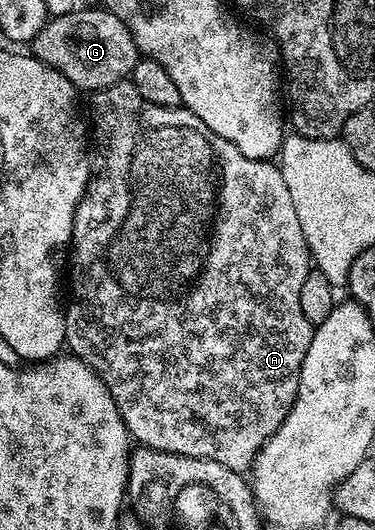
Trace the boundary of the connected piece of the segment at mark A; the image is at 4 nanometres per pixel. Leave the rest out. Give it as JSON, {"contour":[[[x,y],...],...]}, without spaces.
{"contour":[[[129,79],[95,92],[92,99],[92,145],[98,148],[98,161],[96,157],[96,168],[74,216],[74,303],[69,320],[73,356],[86,362],[106,384],[106,390],[112,395],[131,438],[141,446],[178,456],[214,460],[234,470],[249,470],[266,441],[284,423],[297,399],[298,376],[315,330],[300,305],[301,284],[312,270],[310,249],[297,221],[296,211],[291,208],[284,175],[279,166],[269,160],[248,159],[248,155],[228,143],[228,139],[220,139],[212,127],[204,124],[189,109],[165,109],[156,107],[156,103],[148,103],[148,99],[136,91],[133,81]]]}

